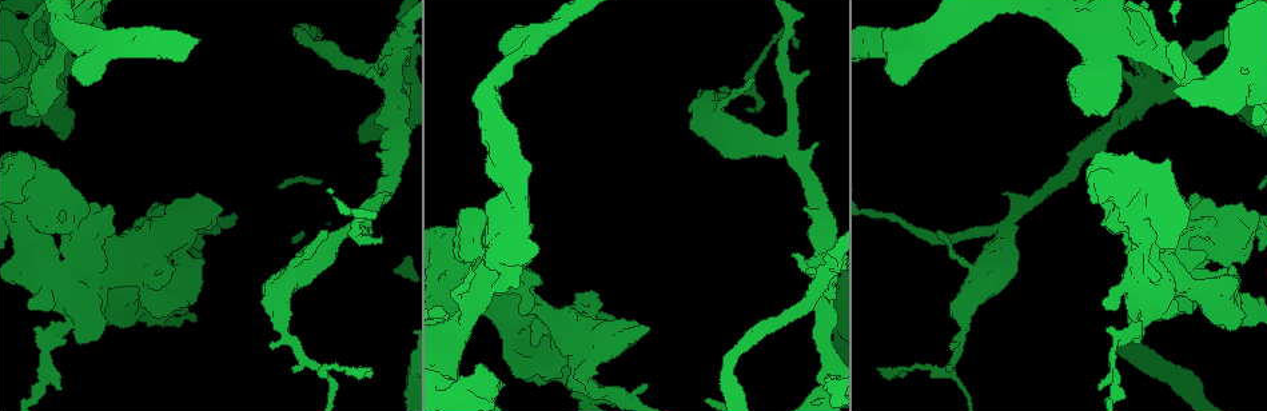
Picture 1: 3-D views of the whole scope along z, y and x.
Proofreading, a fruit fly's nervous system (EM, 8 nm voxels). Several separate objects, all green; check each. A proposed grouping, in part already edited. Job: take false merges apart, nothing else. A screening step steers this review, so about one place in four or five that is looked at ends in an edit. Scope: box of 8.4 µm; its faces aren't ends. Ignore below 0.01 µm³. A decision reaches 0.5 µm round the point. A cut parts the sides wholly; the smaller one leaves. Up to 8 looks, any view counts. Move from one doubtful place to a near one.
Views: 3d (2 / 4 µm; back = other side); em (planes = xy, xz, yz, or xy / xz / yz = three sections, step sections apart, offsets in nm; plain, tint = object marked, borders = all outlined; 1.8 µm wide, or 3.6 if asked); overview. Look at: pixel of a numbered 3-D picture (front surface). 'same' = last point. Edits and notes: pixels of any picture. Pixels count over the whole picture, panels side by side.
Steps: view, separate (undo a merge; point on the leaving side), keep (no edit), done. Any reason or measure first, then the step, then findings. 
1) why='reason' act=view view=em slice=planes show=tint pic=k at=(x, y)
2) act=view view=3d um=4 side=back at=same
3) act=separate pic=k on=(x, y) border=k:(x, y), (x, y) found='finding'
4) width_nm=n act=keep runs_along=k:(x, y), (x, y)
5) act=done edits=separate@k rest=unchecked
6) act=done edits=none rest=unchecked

why='sharp bend' act=view view=em um=3.6 slice=yz step=8 show=tint pic=1 at=(1153, 230)

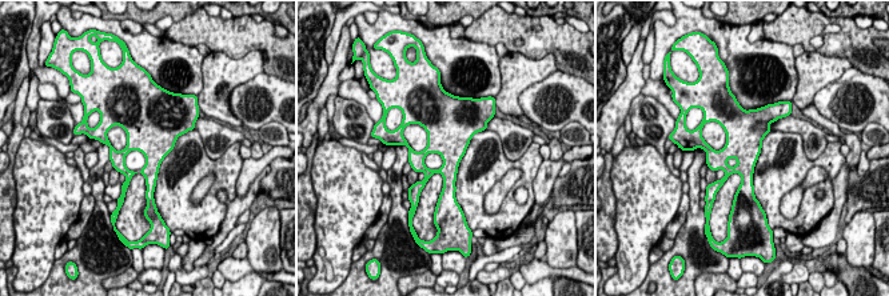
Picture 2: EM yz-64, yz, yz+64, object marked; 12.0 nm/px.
act=keep found='all the same neuron'

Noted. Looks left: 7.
why='looks like a crossing' act=view view=3d um=4 pic=1 at=(1178, 255)

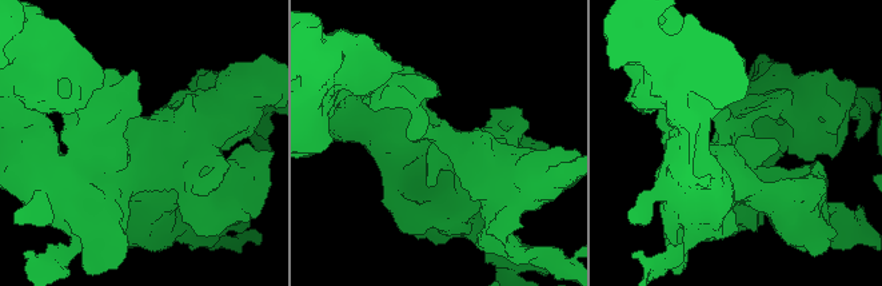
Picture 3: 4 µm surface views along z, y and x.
act=view view=em um=3.6 slice=planes show=tint pic=3 at=(143, 144)

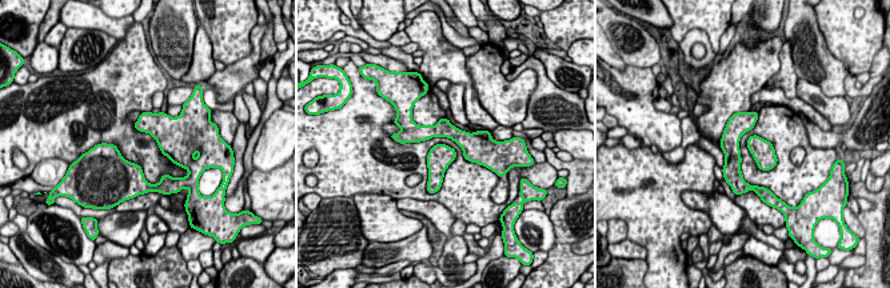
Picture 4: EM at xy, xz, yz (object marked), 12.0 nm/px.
act=keep found='one neuron here'

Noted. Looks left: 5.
why='sudden change in width' act=view view=em um=3.6 slice=planes show=plain pic=1 at=(70, 323)

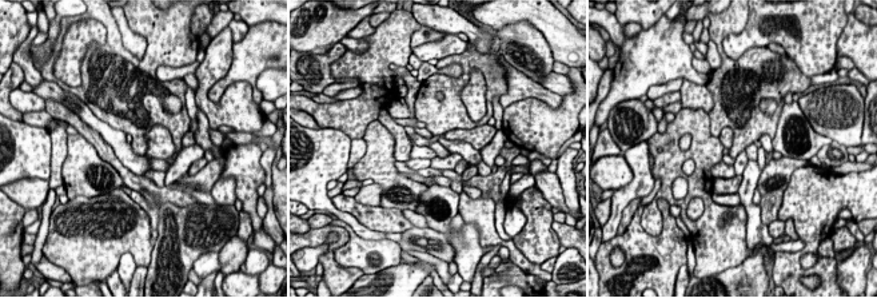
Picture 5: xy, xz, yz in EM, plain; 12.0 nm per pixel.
why='where the object lies' act=view view=em um=3.6 slice=planes show=tint at=same

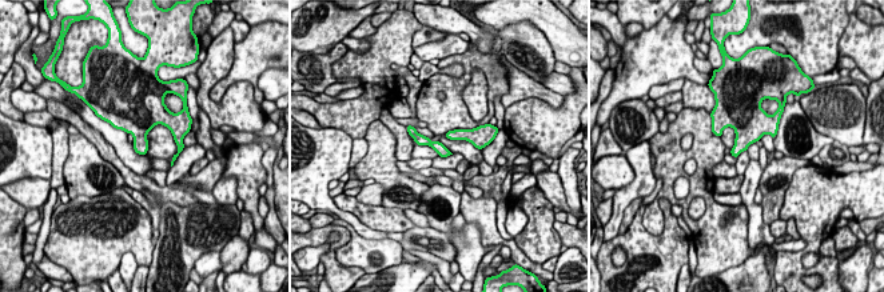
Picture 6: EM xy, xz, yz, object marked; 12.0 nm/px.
act=keep runs_along=6:(410, 128), (446, 154) found='continuous, no second neuron'

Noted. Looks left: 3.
act=done edits=none rest=unchecked

